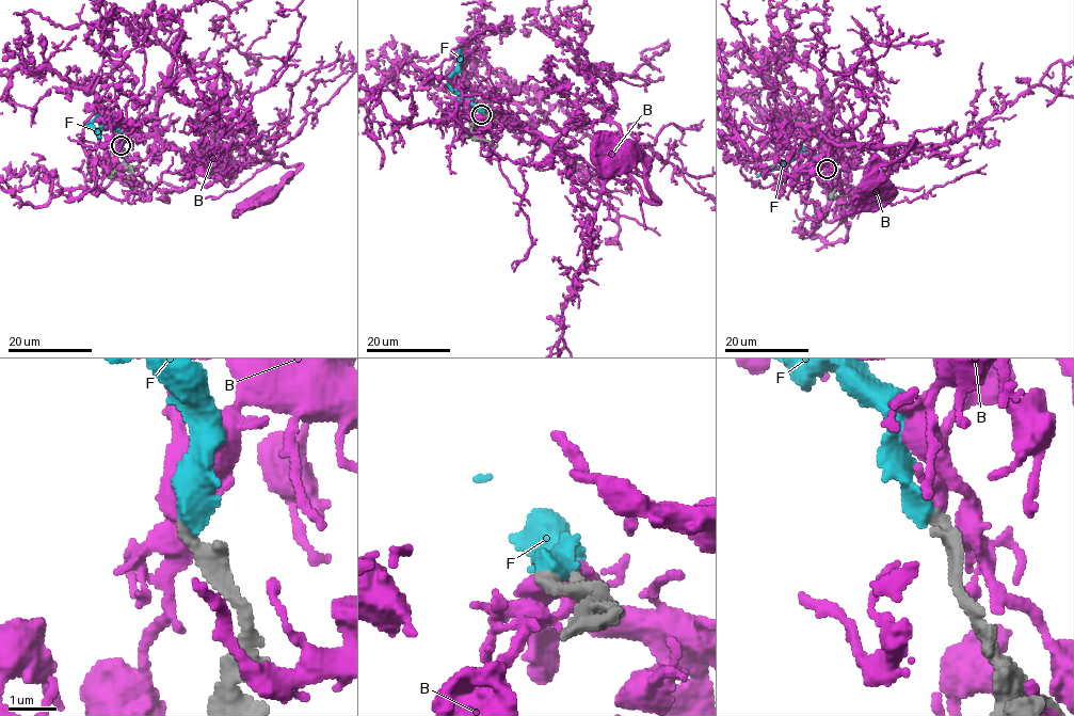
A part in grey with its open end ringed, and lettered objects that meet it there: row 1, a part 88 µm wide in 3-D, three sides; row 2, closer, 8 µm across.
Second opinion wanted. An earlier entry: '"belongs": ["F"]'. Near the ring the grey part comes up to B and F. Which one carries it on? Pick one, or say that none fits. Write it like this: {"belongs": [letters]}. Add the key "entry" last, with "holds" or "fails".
{"belongs": ["F"], "entry": "holds"}

